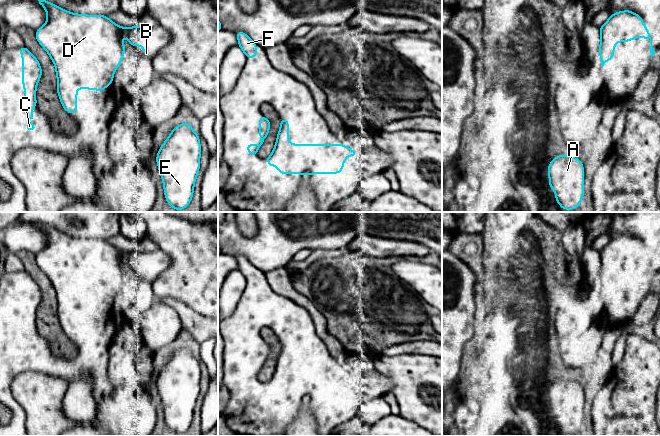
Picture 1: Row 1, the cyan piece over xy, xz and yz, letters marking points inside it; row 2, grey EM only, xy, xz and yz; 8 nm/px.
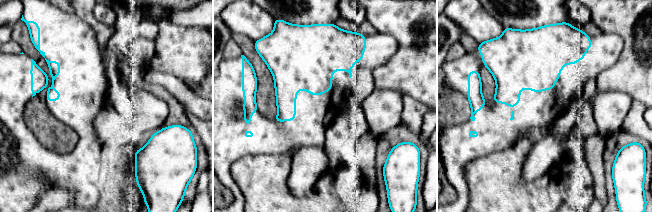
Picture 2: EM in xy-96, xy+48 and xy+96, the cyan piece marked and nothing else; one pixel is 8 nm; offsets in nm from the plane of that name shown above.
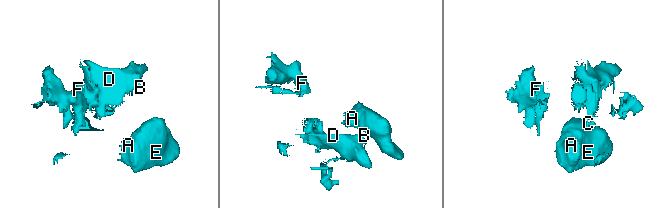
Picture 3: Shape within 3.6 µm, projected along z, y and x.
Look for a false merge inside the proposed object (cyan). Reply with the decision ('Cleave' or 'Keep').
Keep

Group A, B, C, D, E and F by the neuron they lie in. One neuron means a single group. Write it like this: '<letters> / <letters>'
A B C D E F

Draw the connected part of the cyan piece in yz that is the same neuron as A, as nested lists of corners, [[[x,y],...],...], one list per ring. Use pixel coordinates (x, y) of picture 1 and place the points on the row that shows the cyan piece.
[[[560,154],[548,165],[549,183],[563,210],[575,210],[584,196],[584,166],[580,159]]]

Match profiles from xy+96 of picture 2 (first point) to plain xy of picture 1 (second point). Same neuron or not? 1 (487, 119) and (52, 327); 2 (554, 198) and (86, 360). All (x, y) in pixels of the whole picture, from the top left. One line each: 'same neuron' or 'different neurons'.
1: different neurons
2: different neurons

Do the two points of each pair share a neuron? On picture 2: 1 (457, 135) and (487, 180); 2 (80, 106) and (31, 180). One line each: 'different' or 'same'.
1: different
2: same

